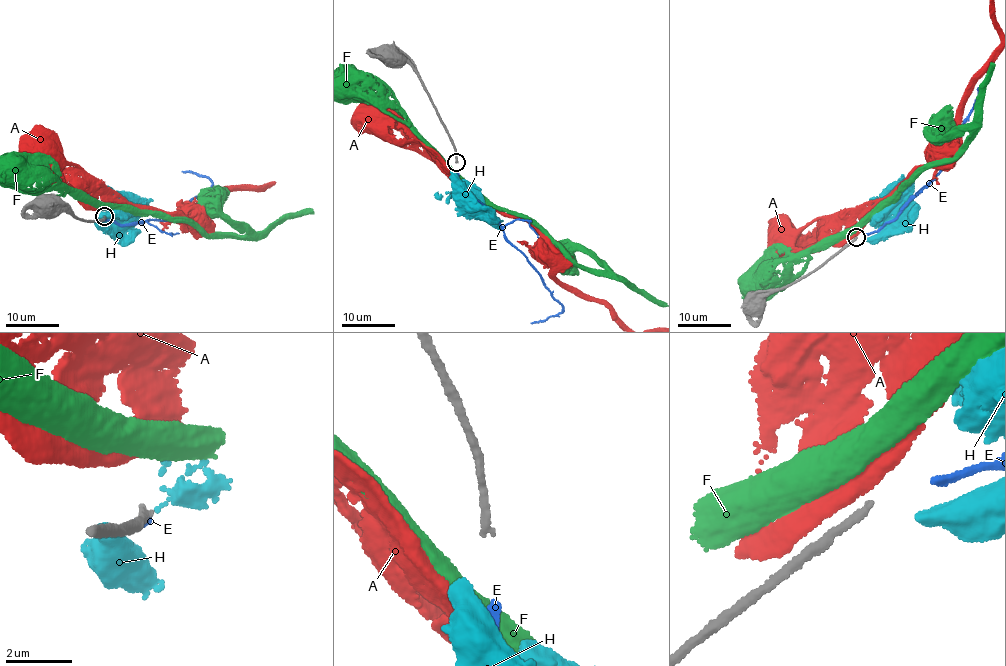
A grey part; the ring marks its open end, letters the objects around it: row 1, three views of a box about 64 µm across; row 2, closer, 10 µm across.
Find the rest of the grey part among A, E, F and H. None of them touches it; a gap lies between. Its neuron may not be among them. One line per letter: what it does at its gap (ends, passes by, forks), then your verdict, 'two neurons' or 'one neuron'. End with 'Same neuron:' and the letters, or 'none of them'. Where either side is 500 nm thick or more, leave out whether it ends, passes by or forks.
A: two neurons
E: it ends there; one neuron
F: two neurons
H: two neurons
Same neuron: E

